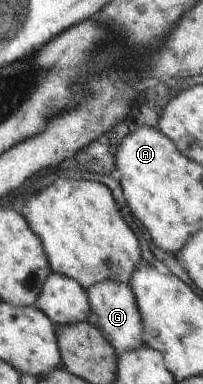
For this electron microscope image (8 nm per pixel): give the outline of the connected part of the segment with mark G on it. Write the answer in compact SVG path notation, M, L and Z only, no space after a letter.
M100 282L87 290L91 313L88 322L103 334L117 352L136 350L146 346L142 338L142 318L136 306L136 298L128 283Z

